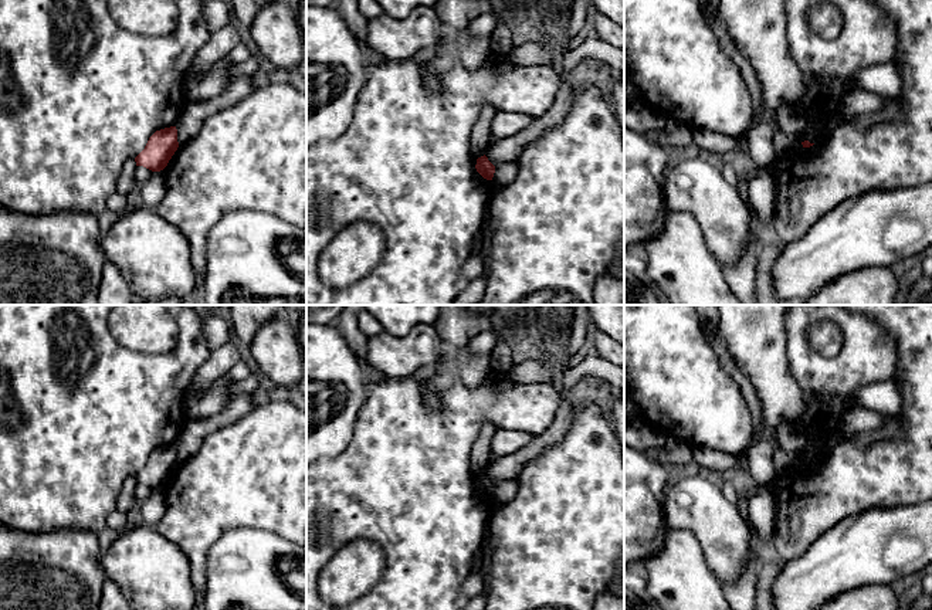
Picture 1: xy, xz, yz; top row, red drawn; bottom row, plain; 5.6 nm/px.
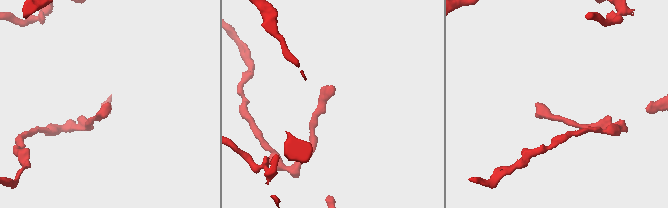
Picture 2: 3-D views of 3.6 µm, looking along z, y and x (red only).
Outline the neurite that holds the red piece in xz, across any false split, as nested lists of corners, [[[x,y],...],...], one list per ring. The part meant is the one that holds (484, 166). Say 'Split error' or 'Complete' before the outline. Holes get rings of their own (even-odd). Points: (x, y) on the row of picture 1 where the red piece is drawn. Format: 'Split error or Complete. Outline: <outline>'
Complete. Outline: [[[485,155],[477,159],[475,169],[484,179],[492,180],[495,166],[488,160]]]

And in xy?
Complete. Outline: [[[176,126],[156,131],[148,140],[145,149],[135,157],[136,166],[152,172],[163,170],[179,148]]]

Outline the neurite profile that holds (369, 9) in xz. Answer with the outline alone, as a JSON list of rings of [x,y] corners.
[[[357,0],[357,10],[366,20],[384,14],[382,6],[376,0]]]

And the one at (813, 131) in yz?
[[[806,121],[804,129],[797,135],[800,142],[809,140],[810,143],[817,143],[824,132],[824,128],[814,121]]]

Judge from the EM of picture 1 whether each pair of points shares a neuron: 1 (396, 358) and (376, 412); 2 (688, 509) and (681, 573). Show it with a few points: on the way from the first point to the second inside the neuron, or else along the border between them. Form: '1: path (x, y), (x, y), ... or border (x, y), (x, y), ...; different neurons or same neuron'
1: border (422, 370), (407, 376), (386, 378); different neurons
2: border (664, 524), (688, 529), (705, 558); different neurons

